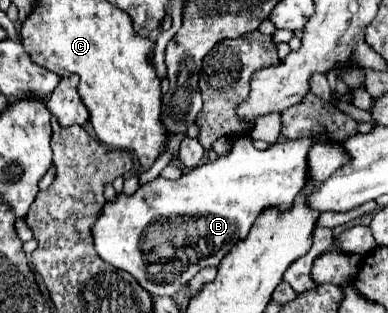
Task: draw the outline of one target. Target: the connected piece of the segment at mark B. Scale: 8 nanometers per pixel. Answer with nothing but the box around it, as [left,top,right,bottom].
[92,136,310,296]

